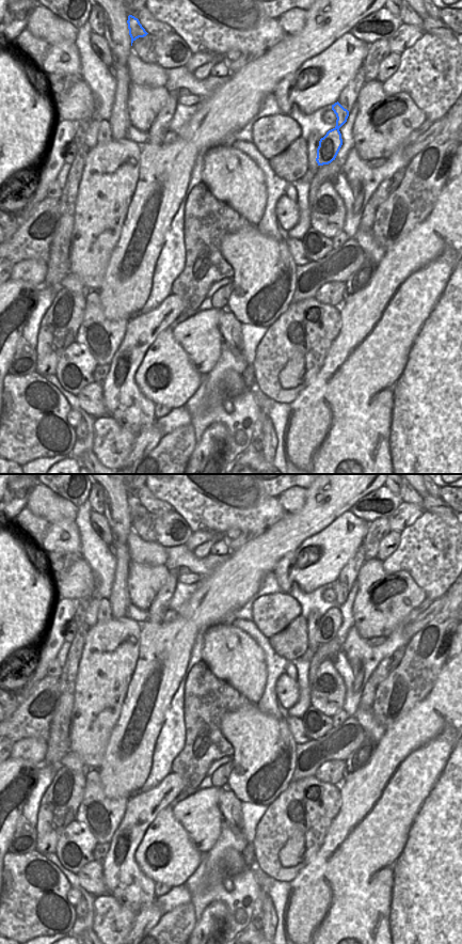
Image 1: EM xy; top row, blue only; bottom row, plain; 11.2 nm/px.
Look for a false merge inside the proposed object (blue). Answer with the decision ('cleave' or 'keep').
cleave

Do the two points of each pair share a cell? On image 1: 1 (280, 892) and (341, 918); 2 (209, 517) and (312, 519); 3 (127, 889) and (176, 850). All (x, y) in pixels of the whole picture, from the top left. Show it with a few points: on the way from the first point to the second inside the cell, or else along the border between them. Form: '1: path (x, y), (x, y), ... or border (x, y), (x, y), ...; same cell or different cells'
1: border (290, 882), (282, 919); different cells
2: border (287, 513), (260, 533); different cells
3: border (136, 850), (138, 866), (154, 882); different cells

